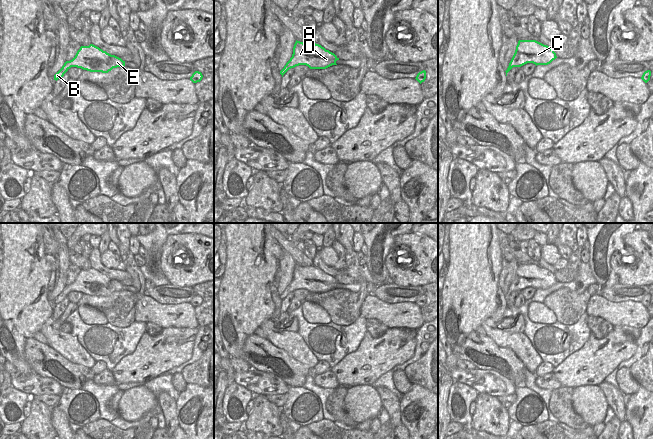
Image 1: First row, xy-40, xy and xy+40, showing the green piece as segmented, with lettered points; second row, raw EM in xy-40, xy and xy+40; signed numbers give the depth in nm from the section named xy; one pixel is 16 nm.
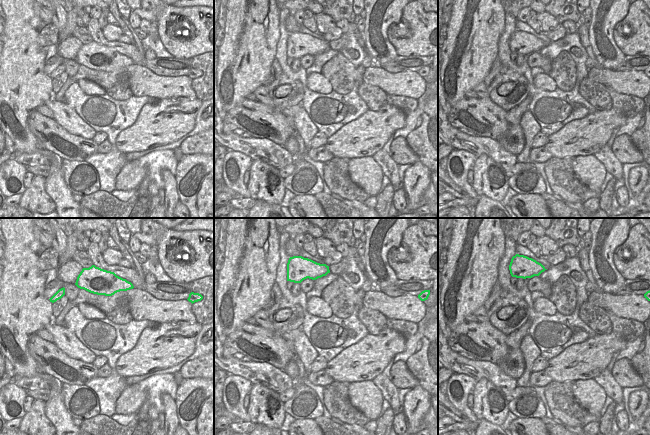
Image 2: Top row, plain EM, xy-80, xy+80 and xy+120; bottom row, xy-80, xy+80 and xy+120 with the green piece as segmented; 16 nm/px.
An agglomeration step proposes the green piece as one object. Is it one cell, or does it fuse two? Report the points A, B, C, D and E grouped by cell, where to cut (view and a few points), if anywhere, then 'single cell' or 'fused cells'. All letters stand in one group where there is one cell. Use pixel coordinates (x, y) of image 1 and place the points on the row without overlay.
A B C D E; no cut; single cell

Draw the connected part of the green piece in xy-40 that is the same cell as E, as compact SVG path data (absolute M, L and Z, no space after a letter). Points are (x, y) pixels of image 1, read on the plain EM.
M90 268L89 270L81 270L75 281L70 285L66 285L54 299L54 304L57 305L62 302L71 291L81 292L90 296L108 297L113 292L123 290L125 290L125 285L121 282Z

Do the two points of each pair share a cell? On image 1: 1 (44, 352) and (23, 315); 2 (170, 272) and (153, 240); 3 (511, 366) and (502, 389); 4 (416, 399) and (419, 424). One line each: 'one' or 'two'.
1: two
2: two
3: two
4: one

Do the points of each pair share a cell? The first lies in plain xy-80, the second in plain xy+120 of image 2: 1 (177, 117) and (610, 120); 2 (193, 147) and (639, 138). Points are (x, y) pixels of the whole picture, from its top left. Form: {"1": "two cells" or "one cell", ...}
{"1": "one cell", "2": "one cell"}

